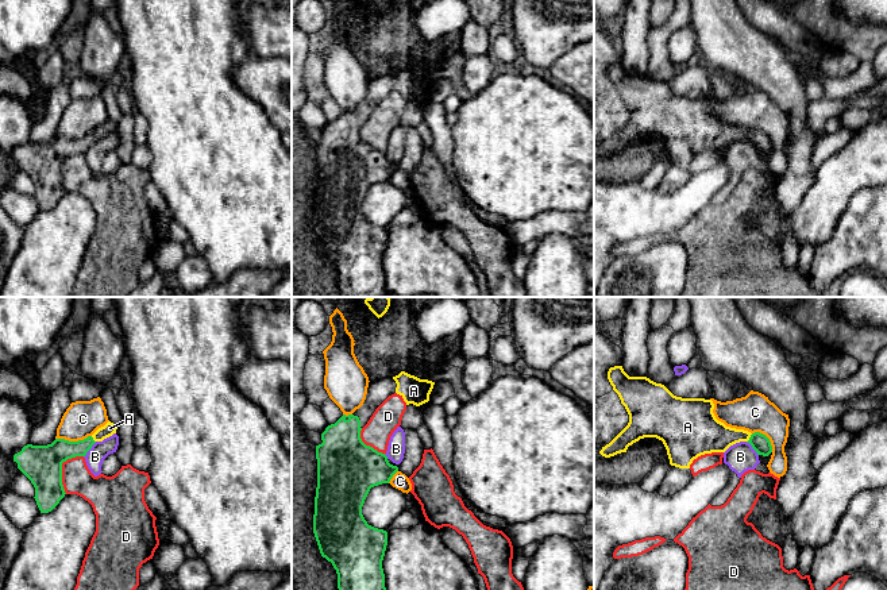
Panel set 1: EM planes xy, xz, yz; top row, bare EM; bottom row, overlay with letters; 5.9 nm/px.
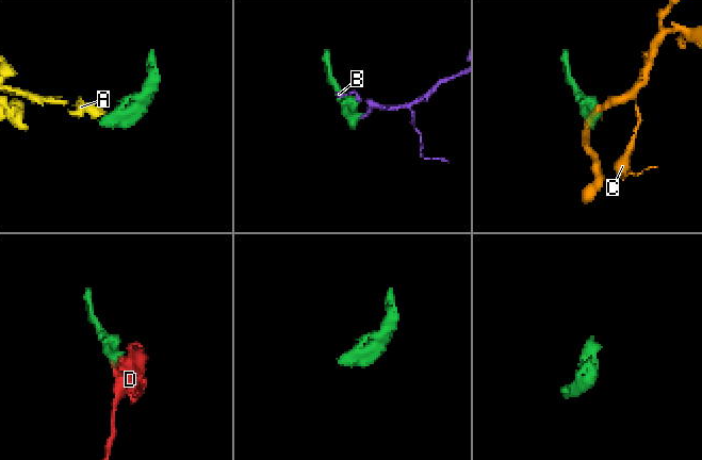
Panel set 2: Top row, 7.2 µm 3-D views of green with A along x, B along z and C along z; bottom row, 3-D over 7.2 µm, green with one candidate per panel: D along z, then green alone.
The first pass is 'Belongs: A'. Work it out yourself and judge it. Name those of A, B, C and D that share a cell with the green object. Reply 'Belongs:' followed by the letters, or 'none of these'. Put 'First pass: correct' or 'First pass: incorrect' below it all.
Belongs: A
First pass: correct

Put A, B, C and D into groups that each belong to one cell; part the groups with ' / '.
A / B / C / D

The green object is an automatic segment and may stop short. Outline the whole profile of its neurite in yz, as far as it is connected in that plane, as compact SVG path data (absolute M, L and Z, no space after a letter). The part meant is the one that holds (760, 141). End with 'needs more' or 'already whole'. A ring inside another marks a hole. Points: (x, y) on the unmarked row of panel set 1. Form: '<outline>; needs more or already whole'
M622 63L610 65L608 77L625 104L629 120L602 144L599 151L605 155L626 150L629 143L644 135L662 138L670 162L679 166L690 166L698 154L725 150L740 139L749 140L757 153L768 154L772 150L765 132L718 119L711 97L676 95L647 74L629 74Z; needs more

